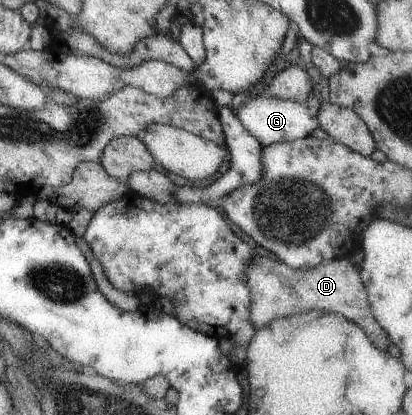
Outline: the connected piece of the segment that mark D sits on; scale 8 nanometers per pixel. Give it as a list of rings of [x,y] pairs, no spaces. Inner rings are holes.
[[[255,252],[248,259],[244,269],[244,284],[250,291],[248,316],[254,330],[261,329],[275,318],[286,318],[309,310],[333,312],[352,321],[372,341],[372,344],[386,352],[391,342],[387,333],[371,313],[370,303],[363,287],[357,265],[347,258],[335,258],[308,270],[287,267],[281,261],[259,256]]]

